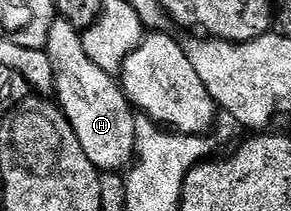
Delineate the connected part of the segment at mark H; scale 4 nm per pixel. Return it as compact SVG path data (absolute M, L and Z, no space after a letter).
M64 19L54 20L47 52L55 74L56 100L65 112L65 118L72 123L87 159L91 159L98 171L128 170L134 164L137 152L138 118L133 117L135 109L129 104L125 90L115 80L114 74L93 62L81 42L81 33Z

